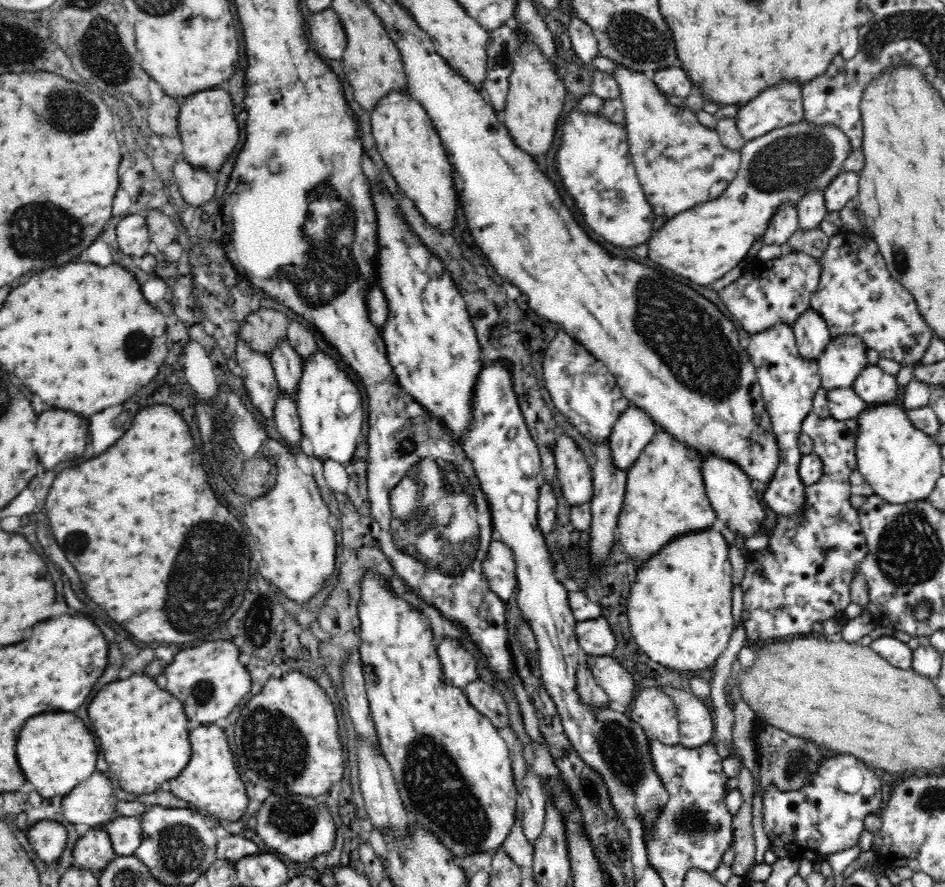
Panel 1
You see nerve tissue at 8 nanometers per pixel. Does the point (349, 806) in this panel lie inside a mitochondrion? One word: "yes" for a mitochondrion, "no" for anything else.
no

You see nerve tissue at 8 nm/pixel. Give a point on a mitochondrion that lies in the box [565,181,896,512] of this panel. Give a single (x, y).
(690, 341)

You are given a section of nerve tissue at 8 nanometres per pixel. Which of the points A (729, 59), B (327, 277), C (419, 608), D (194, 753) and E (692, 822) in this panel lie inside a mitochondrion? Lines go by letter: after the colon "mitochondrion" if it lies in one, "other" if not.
A: other
B: mitochondrion
C: other
D: other
E: mitochondrion

